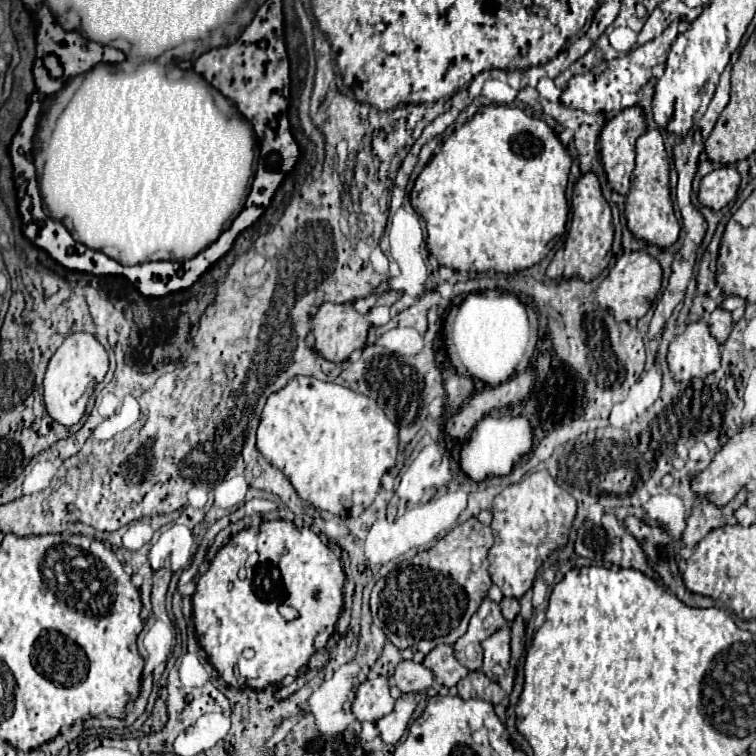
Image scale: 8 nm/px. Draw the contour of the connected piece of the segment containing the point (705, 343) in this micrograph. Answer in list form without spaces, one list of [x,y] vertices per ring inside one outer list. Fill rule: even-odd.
[[[698,320],[672,340],[666,360],[676,382],[706,378],[720,368],[720,344],[712,338],[708,324]]]

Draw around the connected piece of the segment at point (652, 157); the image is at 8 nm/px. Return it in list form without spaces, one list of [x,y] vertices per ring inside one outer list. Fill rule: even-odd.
[[[648,130],[636,140],[636,168],[632,172],[632,186],[626,196],[626,226],[636,236],[660,248],[668,248],[678,240],[680,224],[674,216],[674,206],[668,190],[668,160],[664,140],[658,130]]]

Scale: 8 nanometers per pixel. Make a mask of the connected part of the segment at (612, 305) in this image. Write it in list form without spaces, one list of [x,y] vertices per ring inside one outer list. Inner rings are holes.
[[[624,252],[610,268],[602,284],[596,288],[596,304],[608,310],[616,318],[616,322],[642,318],[652,306],[652,300],[660,290],[660,284],[662,284],[662,268],[656,258],[652,258],[646,252]]]

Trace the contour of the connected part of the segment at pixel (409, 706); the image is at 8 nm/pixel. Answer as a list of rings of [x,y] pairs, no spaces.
[[[402,694],[398,700],[396,700],[396,706],[390,714],[382,716],[376,726],[380,730],[380,738],[386,742],[386,744],[398,744],[398,740],[402,738],[404,730],[408,728],[408,722],[410,722],[410,716],[416,708],[416,700],[414,700],[414,694]]]

